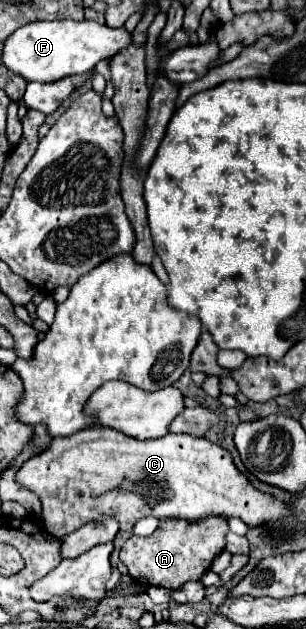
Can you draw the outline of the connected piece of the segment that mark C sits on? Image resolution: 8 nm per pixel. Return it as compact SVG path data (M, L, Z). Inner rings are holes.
M94 425L94 427L82 429L82 431L74 433L74 435L52 439L52 443L50 443L50 447L48 447L46 451L42 451L42 453L38 453L36 457L28 459L28 461L18 469L16 481L18 481L24 489L28 489L28 491L32 491L32 493L38 495L38 499L40 499L40 503L42 503L42 517L46 519L46 531L52 533L52 535L56 535L56 537L60 537L60 539L66 537L66 535L70 535L72 531L76 531L76 529L82 527L84 523L100 519L102 515L114 515L114 517L118 519L118 523L120 523L120 531L132 531L132 525L134 525L138 519L148 517L148 515L158 517L158 519L180 517L180 519L186 519L186 521L192 521L192 523L198 521L198 519L202 519L202 517L210 517L210 515L238 517L238 519L242 519L242 521L244 521L248 527L252 527L252 529L254 529L254 527L264 527L266 523L272 523L272 521L282 521L282 519L286 519L286 515L290 515L290 511L286 511L286 503L282 503L282 499L276 499L276 497L272 497L272 495L268 495L268 493L258 491L258 489L236 469L236 465L234 465L234 461L232 461L232 455L230 455L224 447L220 447L220 445L208 441L206 437L194 437L194 435L176 435L176 433L170 433L170 435L164 435L164 437L160 437L160 439L144 439L144 441L142 441L142 439L130 439L128 435L122 435L120 431L114 431L114 429L108 429L108 427L102 427L102 425Z

